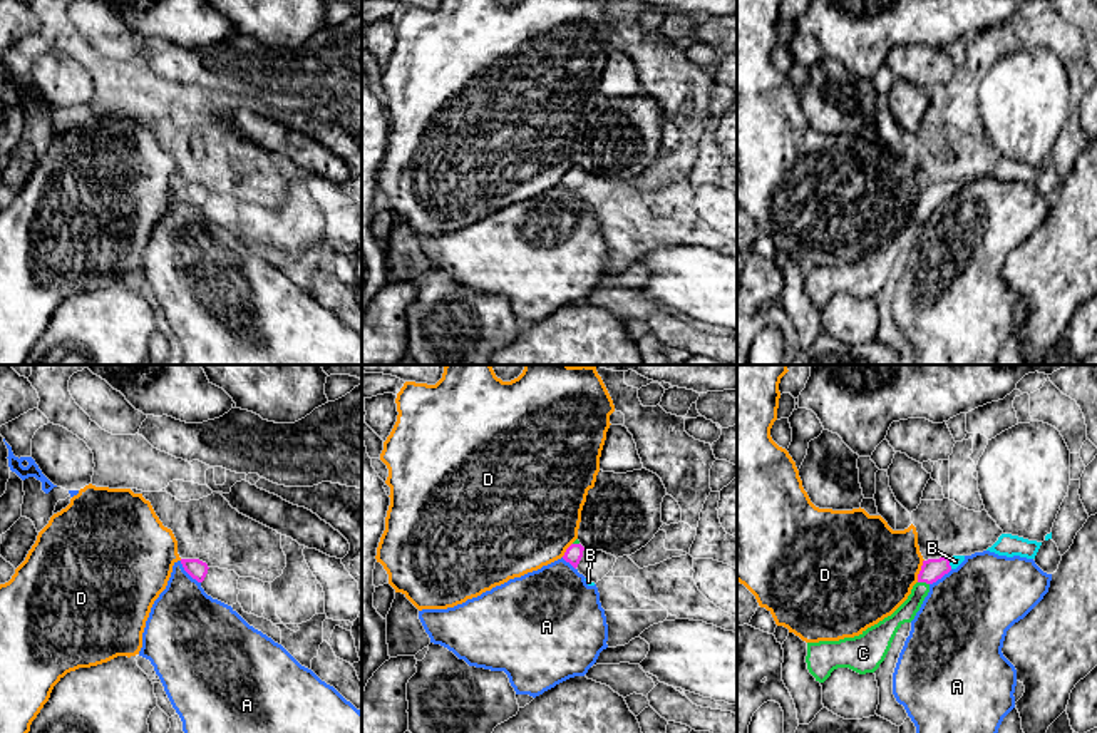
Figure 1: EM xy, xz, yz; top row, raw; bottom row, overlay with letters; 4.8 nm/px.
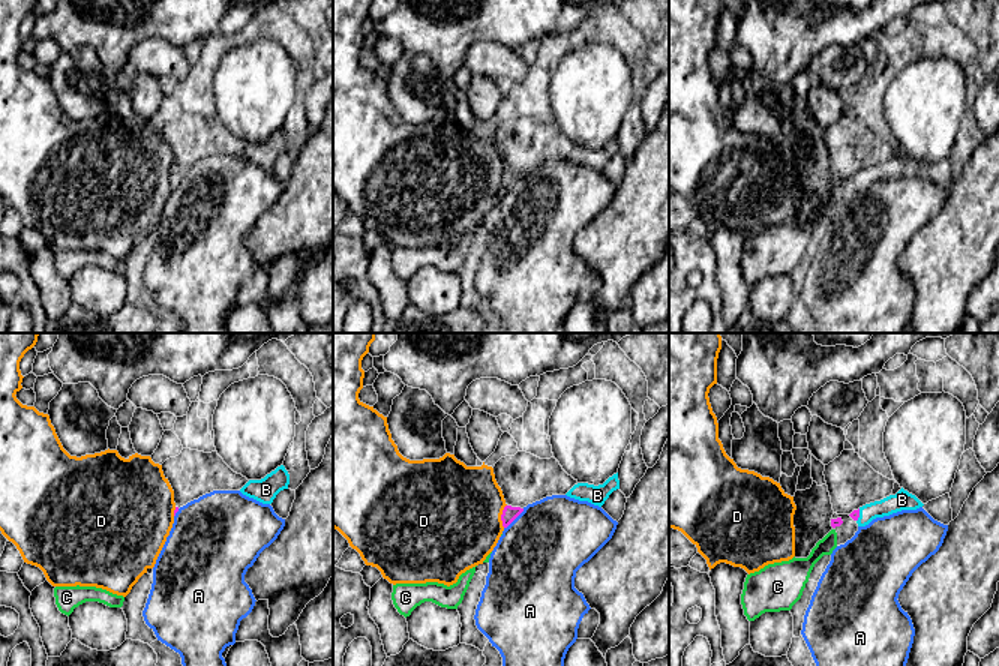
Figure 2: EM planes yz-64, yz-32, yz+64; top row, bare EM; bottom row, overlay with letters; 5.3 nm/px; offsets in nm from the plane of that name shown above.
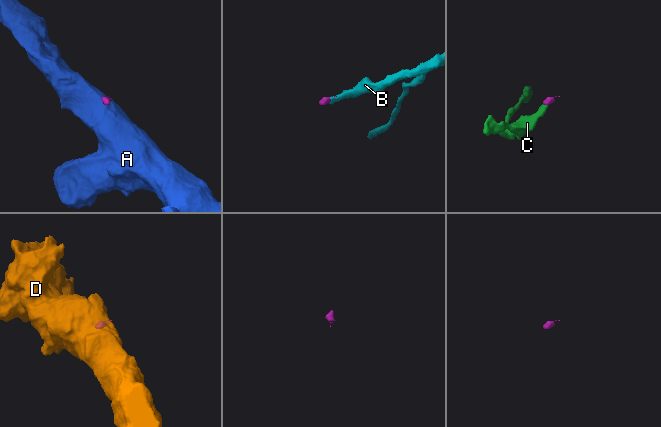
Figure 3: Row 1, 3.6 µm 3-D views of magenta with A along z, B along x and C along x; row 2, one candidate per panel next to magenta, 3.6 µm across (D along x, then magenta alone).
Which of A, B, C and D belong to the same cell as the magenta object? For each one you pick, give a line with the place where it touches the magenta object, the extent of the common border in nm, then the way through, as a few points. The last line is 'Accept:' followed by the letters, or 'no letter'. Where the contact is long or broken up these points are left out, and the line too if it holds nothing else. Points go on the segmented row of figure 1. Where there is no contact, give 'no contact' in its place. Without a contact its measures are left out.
B: meets magenta in yz at (948, 563); contact 60 nm long; runs through yz (932, 569), (948, 563), (955, 561)
C: meets magenta in yz at (923, 581); contact 60 nm long
Accept: B, C

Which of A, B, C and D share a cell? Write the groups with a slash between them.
A / B C / D

